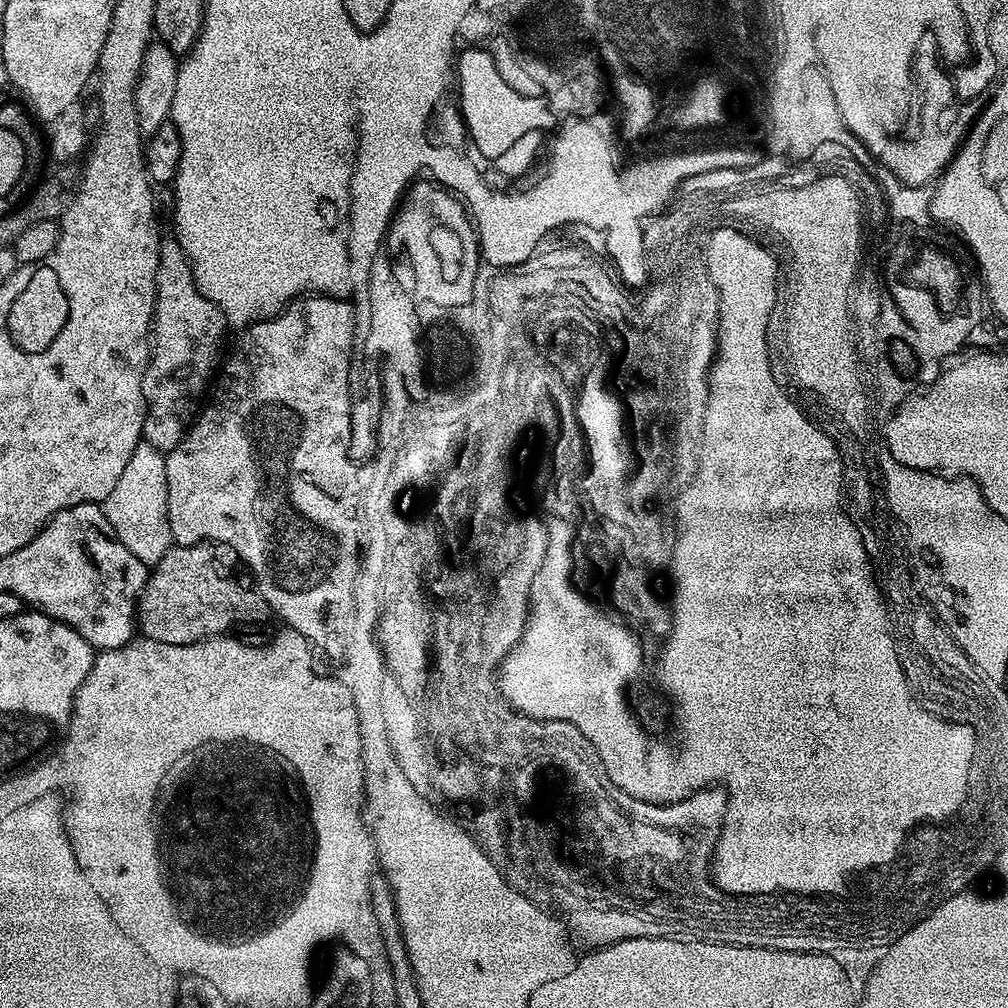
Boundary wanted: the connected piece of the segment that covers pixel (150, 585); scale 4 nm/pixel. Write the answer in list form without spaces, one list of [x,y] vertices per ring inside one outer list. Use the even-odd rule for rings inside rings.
[[[210,542],[176,544],[166,551],[149,573],[149,578],[136,600],[136,624],[145,639],[170,645],[184,645],[210,636],[225,636],[231,631],[226,626],[226,616],[242,616],[242,591],[247,585],[230,572],[217,551],[219,549]]]

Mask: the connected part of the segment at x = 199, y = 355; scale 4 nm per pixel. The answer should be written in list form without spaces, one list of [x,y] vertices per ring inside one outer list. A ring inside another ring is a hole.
[[[197,288],[190,292],[190,296],[184,290],[172,294],[162,294],[162,290],[156,290],[148,369],[144,375],[144,398],[148,401],[148,413],[144,416],[143,439],[163,454],[173,452],[184,439],[184,434],[178,434],[178,402],[182,406],[182,384],[184,421],[191,425],[201,403],[200,395],[203,394],[204,387],[205,392],[209,387],[221,359],[220,347],[224,344],[224,328],[226,329],[224,314],[214,302],[204,302],[204,297],[198,298],[199,293]]]

